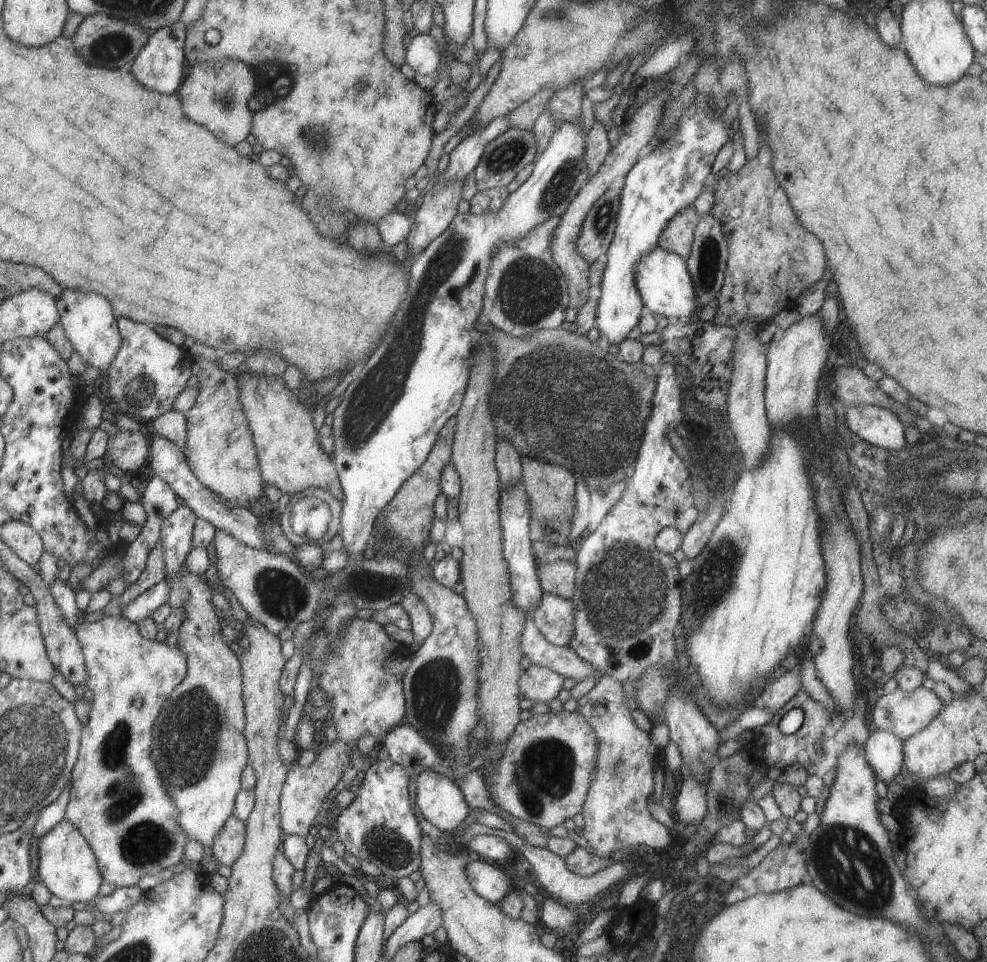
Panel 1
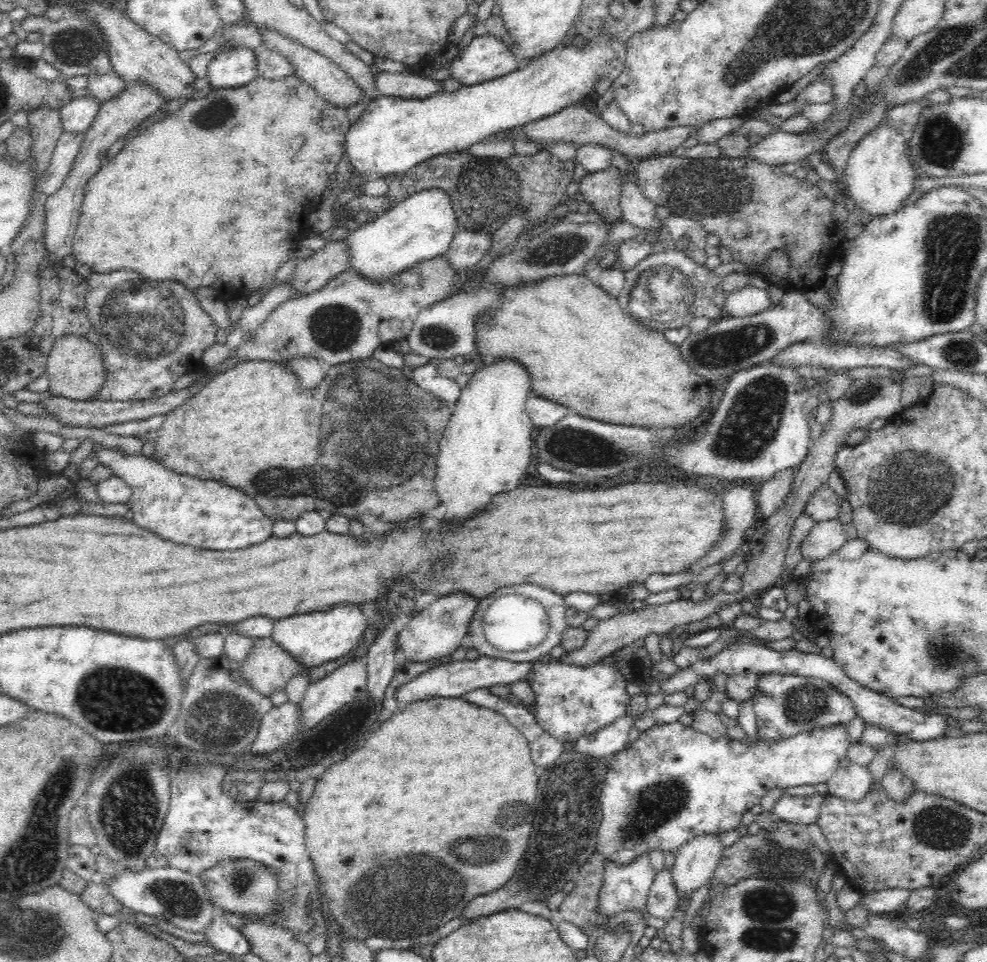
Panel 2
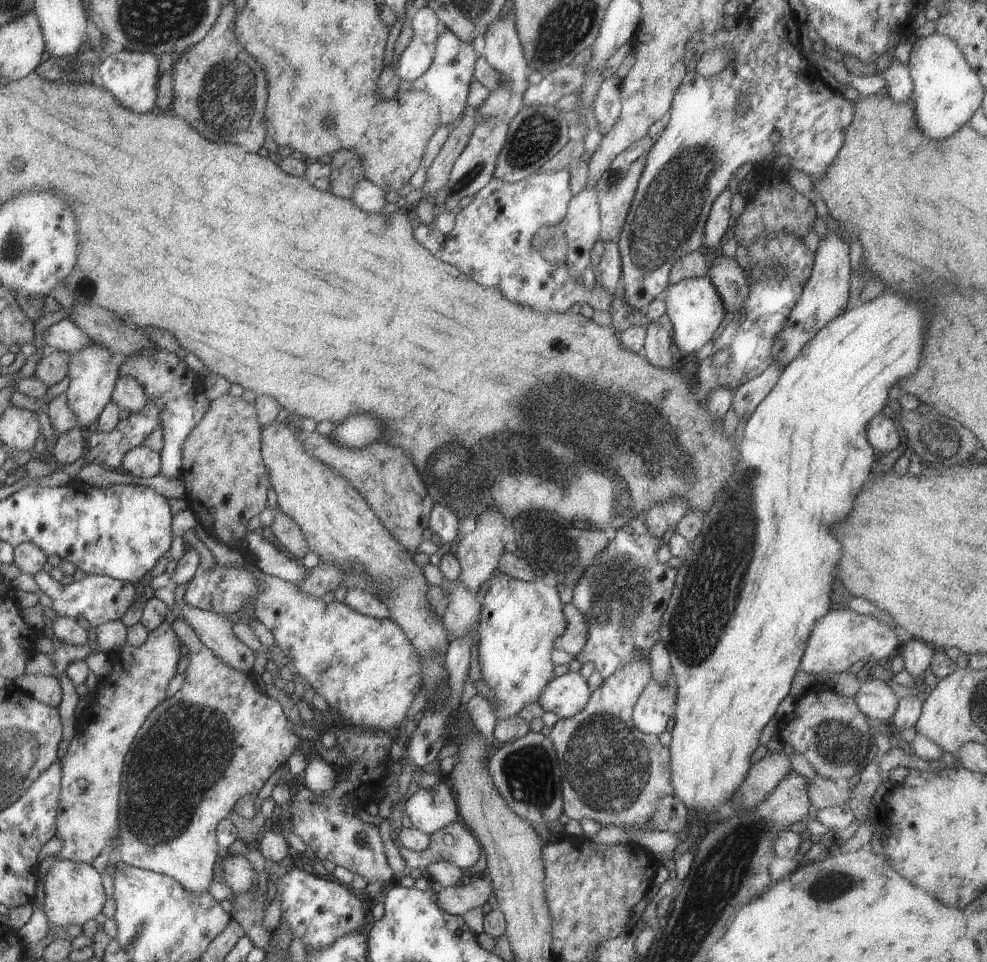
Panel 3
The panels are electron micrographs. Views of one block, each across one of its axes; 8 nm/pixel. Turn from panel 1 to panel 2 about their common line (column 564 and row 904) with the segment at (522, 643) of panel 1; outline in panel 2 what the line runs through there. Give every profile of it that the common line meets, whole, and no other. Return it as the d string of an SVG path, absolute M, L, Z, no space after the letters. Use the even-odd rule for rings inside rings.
M665 866L656 874L648 892L647 916L666 922L674 916L678 906L678 889L674 885L672 870Z

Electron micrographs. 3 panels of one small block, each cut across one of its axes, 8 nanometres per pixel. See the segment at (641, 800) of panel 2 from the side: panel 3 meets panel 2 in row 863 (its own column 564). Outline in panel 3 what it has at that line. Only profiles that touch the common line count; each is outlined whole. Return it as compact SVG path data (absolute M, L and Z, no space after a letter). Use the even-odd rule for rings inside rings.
M498 569L490 577L489 589L480 603L476 645L481 681L493 692L494 702L490 707L497 722L524 714L524 707L538 702L545 686L555 677L553 674L555 664L551 661L550 653L554 650L555 640L566 630L563 606L555 585L549 585L540 579L519 581L506 576Z

